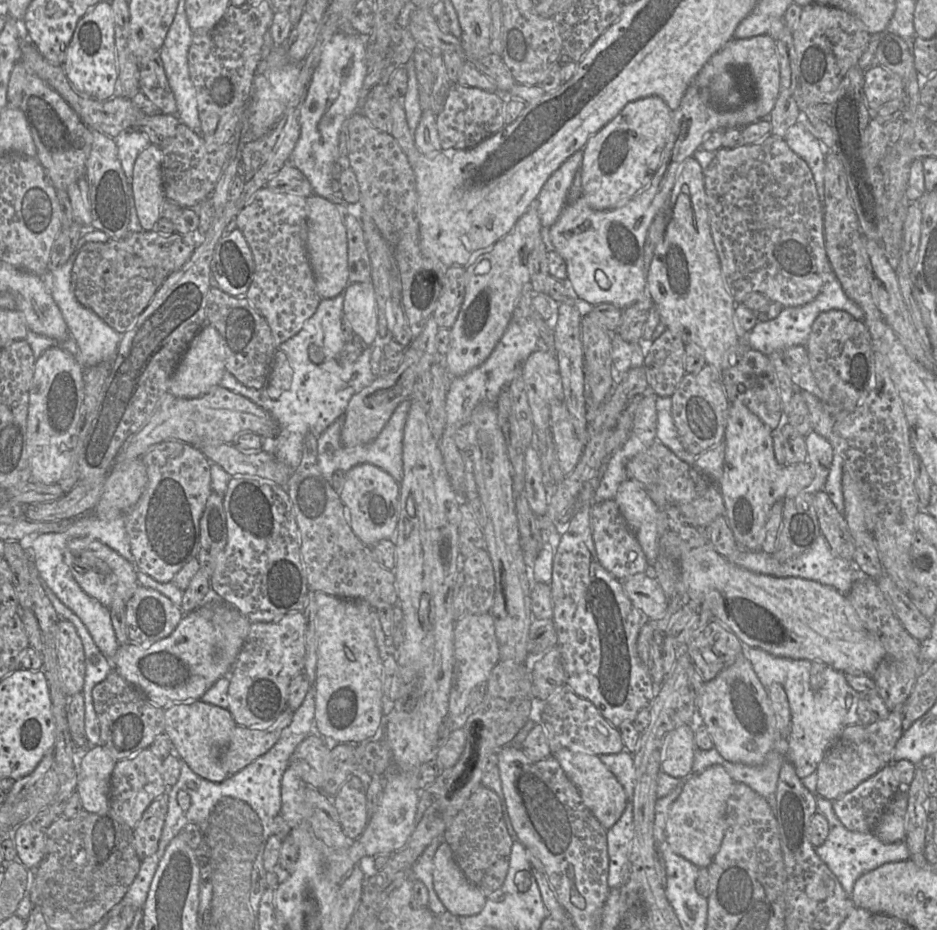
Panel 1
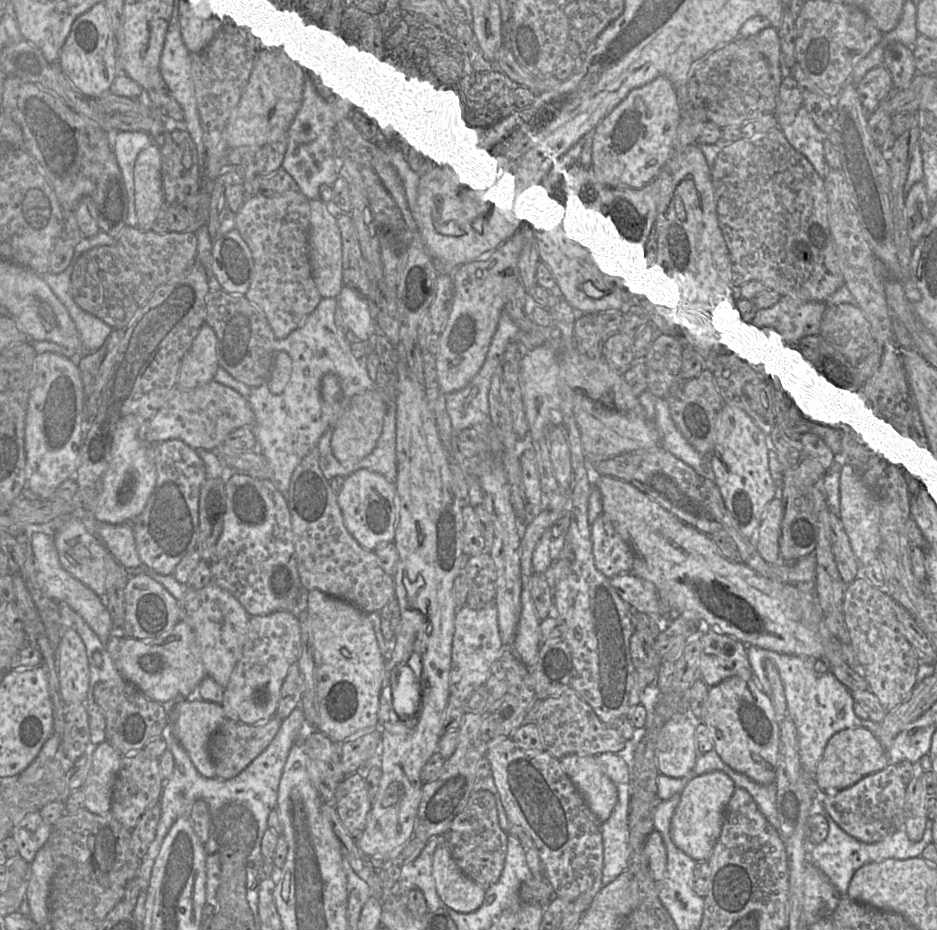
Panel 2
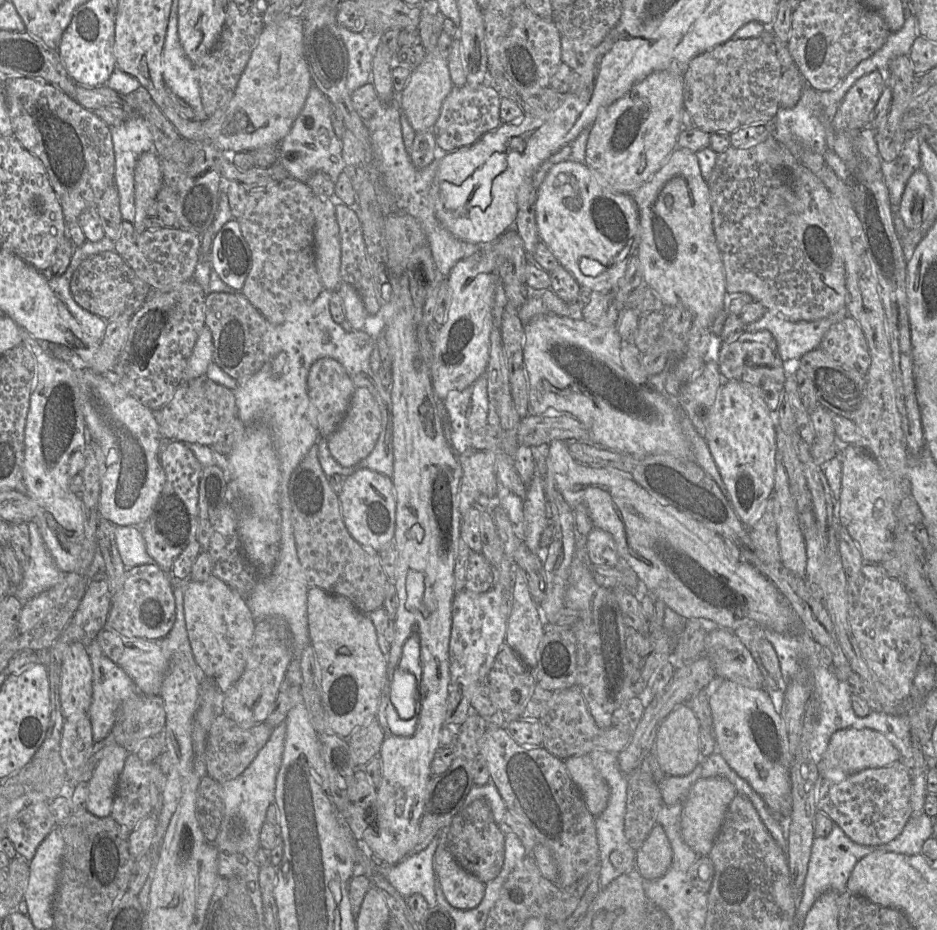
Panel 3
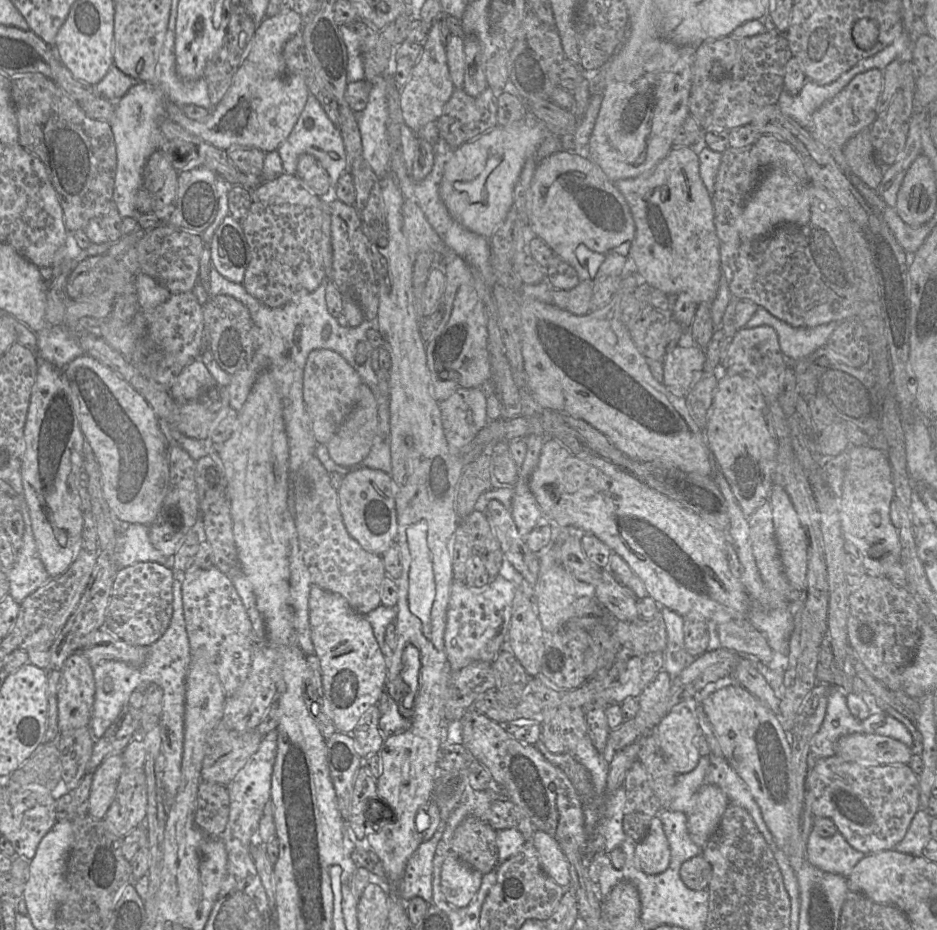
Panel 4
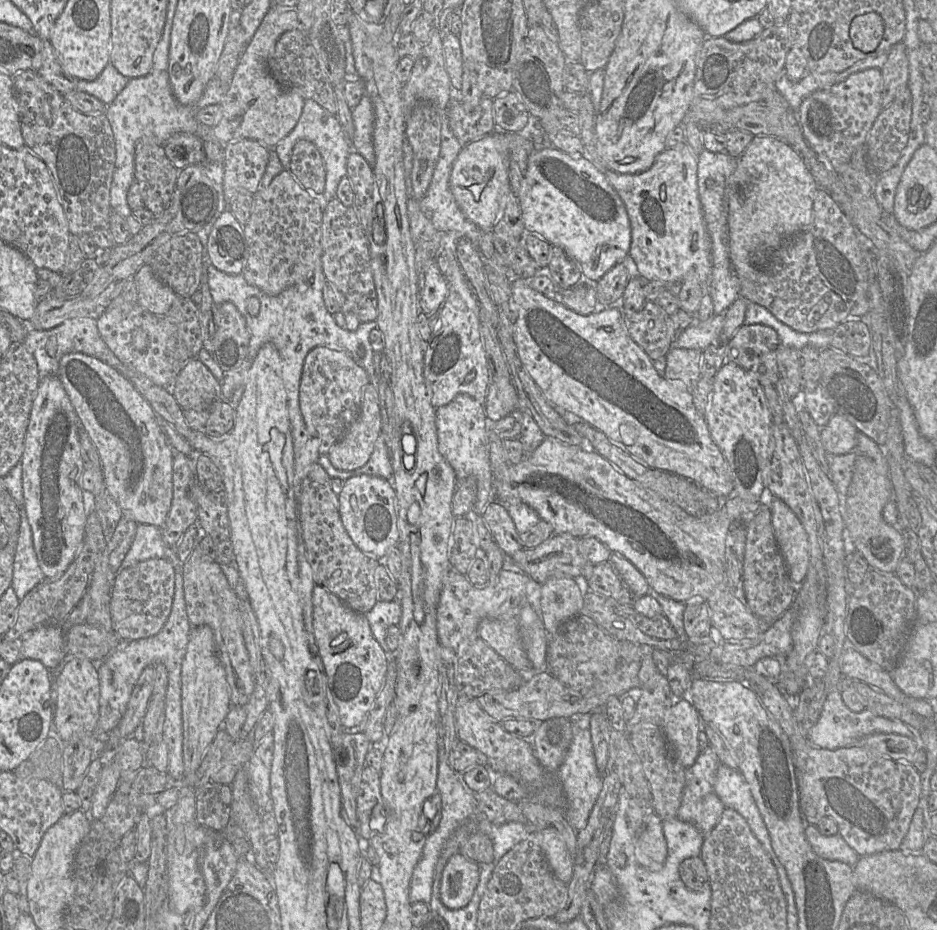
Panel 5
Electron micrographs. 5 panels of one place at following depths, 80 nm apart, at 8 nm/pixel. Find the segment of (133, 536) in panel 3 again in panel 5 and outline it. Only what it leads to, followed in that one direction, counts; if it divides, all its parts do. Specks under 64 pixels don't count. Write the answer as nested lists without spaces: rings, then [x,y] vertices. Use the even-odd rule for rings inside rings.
[[[138,524],[135,537],[122,561],[121,568],[127,568],[151,558],[167,559],[176,569],[180,569],[181,562],[175,548],[165,543],[160,527]]]

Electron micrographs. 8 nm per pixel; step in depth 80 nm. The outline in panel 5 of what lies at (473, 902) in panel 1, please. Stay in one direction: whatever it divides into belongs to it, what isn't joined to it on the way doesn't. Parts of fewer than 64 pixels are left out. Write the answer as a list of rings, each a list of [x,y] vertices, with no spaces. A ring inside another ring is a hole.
[[[461,853],[447,861],[441,878],[440,897],[449,909],[465,907],[471,900],[479,883],[480,865]]]

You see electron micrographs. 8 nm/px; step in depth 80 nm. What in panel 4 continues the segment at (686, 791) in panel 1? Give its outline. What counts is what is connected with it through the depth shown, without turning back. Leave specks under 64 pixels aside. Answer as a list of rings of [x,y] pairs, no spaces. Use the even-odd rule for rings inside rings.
[[[703,785],[693,812],[687,815],[688,831],[697,846],[707,844],[728,805],[728,798],[718,786]]]

